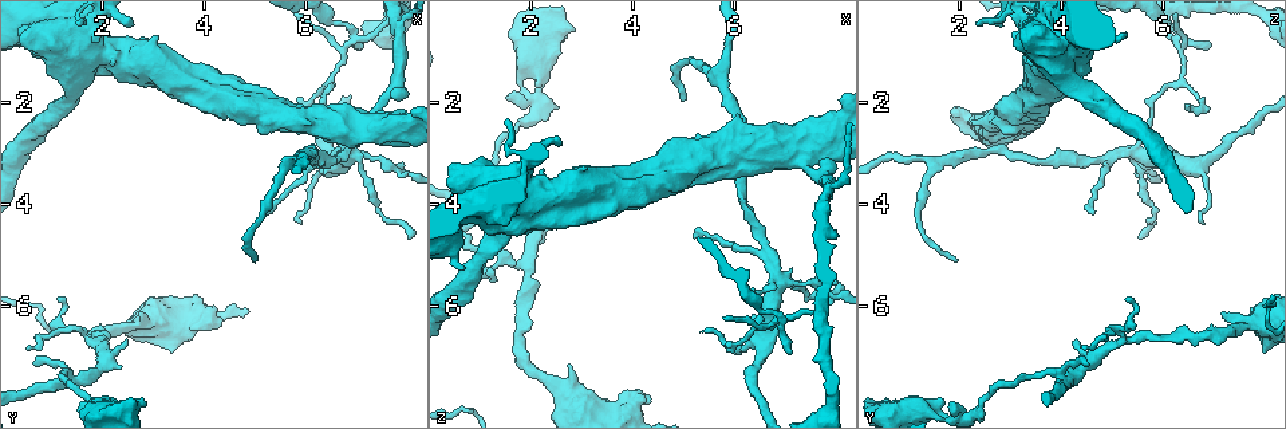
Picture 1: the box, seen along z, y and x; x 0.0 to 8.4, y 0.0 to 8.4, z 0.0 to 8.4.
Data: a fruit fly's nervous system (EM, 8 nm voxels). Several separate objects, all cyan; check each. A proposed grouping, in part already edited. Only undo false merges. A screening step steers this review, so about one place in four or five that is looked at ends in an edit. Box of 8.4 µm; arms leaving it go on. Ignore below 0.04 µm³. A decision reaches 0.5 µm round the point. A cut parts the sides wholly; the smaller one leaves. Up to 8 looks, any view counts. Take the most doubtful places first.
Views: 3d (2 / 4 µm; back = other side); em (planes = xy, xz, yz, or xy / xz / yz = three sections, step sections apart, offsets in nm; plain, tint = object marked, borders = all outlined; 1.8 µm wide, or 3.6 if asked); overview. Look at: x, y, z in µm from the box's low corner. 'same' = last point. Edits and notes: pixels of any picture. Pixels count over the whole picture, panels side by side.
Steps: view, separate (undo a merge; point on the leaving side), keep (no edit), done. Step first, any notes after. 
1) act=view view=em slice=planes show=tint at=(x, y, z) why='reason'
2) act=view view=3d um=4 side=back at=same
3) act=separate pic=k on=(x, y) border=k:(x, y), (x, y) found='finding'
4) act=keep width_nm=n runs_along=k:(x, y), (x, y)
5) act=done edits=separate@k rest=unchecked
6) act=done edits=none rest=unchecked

act=view view=em slice=xz step=8 show=tint at=(6.75, 2.85, 5.55) why='four arms meet'

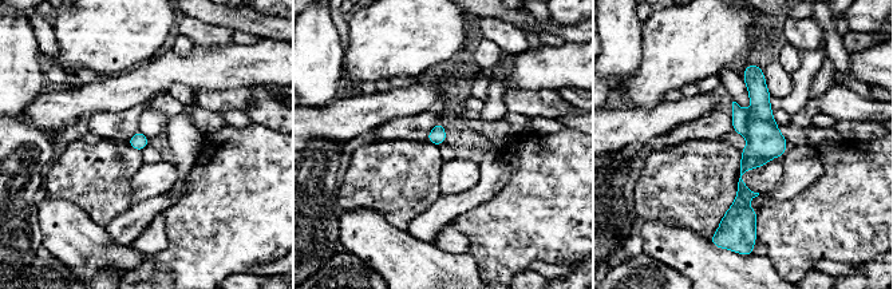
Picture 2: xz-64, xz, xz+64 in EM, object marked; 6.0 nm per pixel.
act=view view=em slice=yz step=4 show=borders at=same

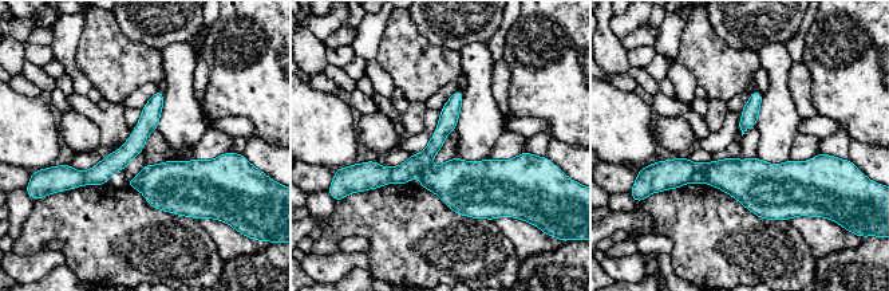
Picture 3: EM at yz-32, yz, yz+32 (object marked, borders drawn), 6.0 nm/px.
act=separate pic=3 on=(735, 177) part_leaving=3:(820, 157), (801, 176), (662, 165) found='two neurons meet here'

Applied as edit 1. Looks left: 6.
act=view view=em um=3.6 slice=xz step=8 show=tint at=(0.85, 0.50, 3.95) why='sharp bend'

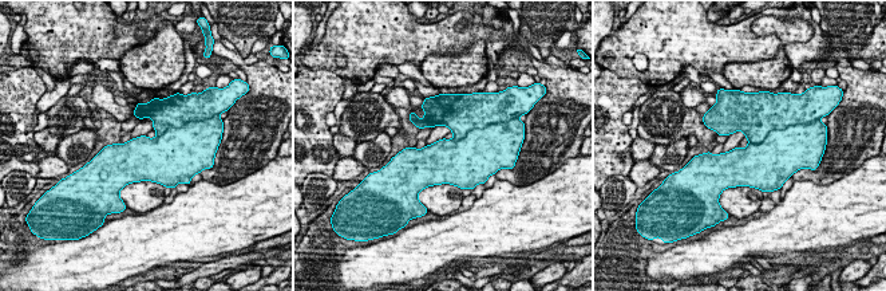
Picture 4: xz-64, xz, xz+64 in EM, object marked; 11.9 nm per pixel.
act=view view=em um=3.6 slice=planes show=tint at=same

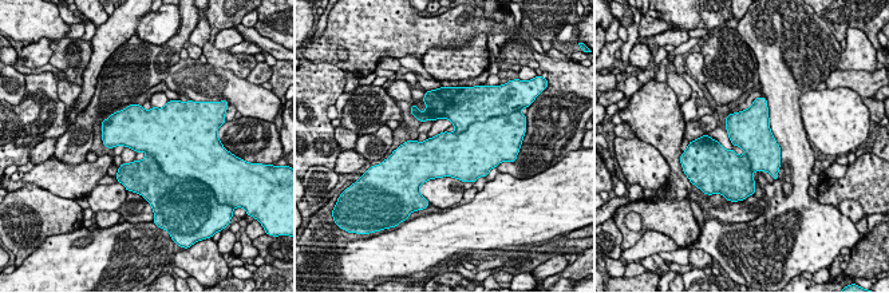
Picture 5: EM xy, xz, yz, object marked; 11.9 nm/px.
act=separate pic=5 on=(145, 177) border=5:(147, 153), (166, 174), (177, 177) found='two neurons meet here'

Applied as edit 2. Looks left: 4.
act=view view=3d um=2 at=(1.40, 7.50, 4.10) why='three arms meet'

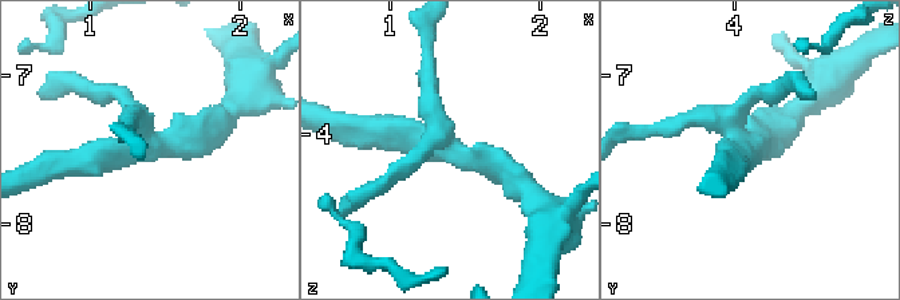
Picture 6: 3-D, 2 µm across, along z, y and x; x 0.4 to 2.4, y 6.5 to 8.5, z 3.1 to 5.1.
act=view view=em slice=xy step=16 show=tint at=(1.42, 7.48, 4.08)

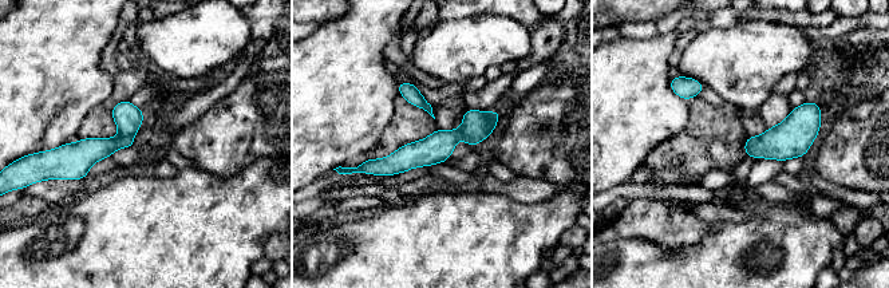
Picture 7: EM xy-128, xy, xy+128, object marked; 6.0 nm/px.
act=separate pic=7 on=(129, 118) found='a second neuron is stuck on'

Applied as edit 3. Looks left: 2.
act=done edits=separate@3,separate@5,separate@7 rest=unchecked

